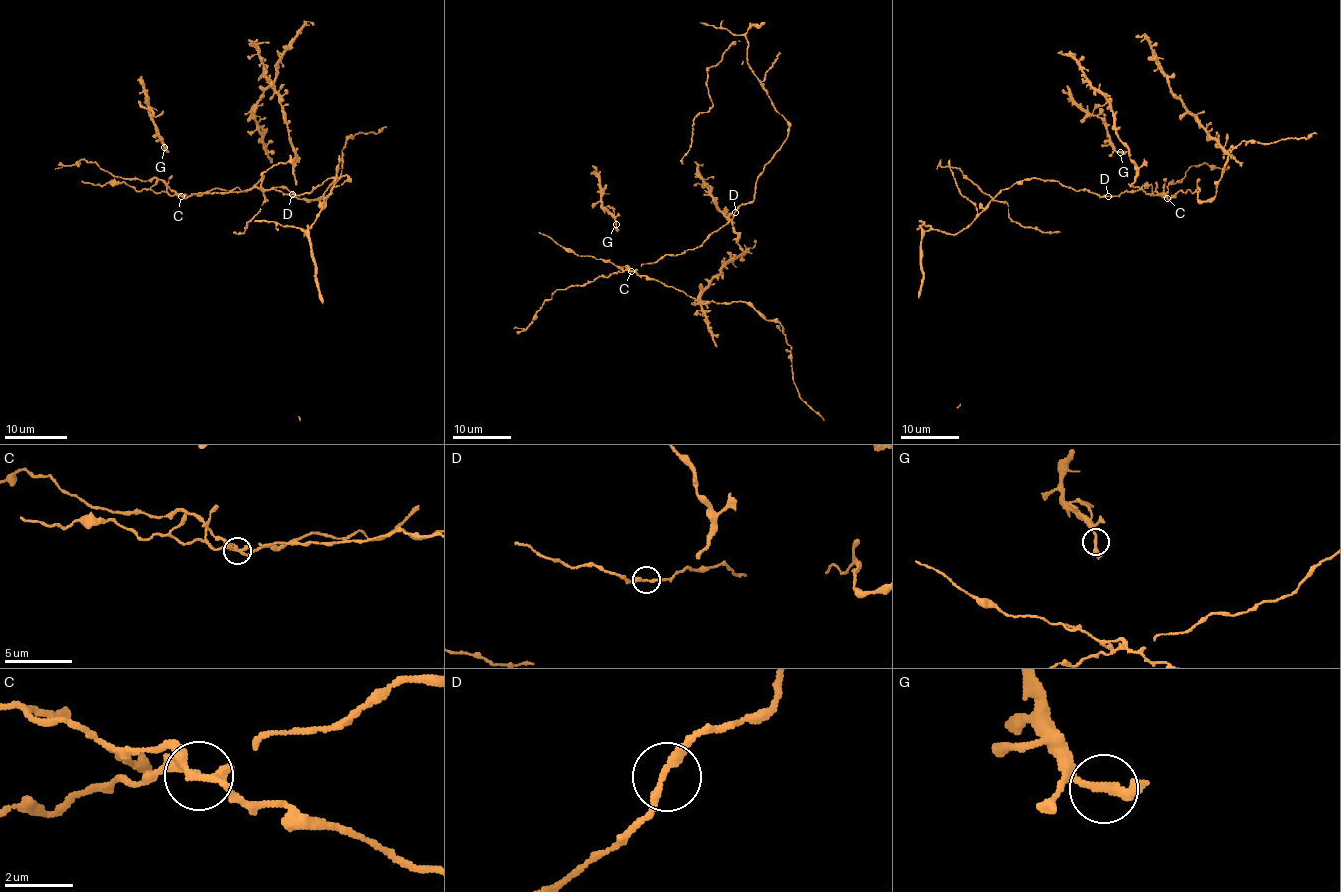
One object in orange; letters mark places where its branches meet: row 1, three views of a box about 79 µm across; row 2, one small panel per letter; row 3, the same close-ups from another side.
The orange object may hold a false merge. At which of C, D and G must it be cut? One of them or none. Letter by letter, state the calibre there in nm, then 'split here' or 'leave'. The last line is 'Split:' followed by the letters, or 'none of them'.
C: 280 nm | split here
D: 240 nm | leave
G: 240 nm | leave
Split: C

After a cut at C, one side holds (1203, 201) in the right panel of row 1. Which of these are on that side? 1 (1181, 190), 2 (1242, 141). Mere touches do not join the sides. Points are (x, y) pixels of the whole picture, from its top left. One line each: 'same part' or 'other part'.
1: same part
2: same part

